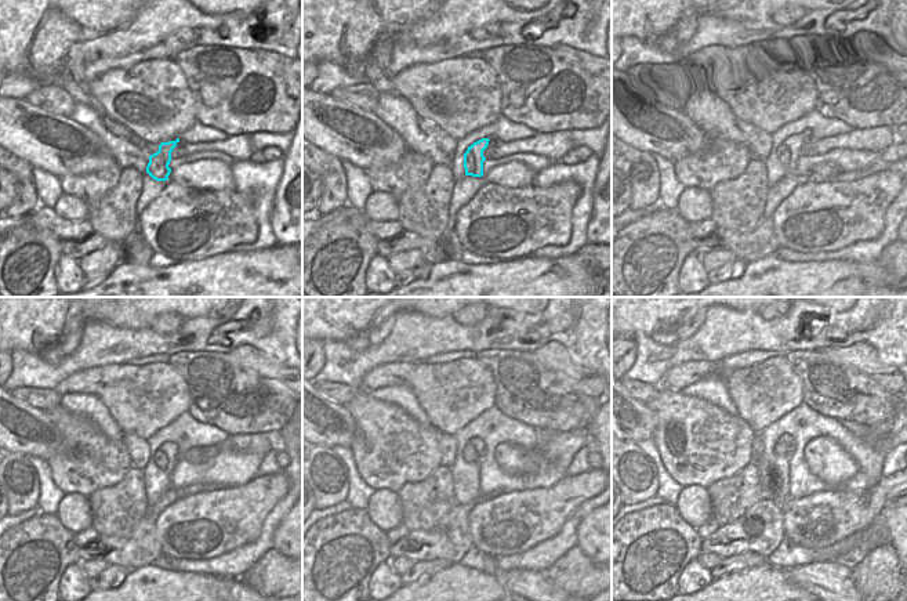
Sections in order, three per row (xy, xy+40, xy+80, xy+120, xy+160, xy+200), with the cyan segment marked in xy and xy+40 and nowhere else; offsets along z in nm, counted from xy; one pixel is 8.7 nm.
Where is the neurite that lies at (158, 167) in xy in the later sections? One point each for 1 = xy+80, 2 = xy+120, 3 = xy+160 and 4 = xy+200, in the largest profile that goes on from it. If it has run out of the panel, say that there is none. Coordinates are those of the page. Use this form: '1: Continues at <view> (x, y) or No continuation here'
1: Continues at xy+80 (790, 149)
2: Continues at xy+120 (169, 451)
3: Continues at xy+160 (476, 446)
4: Continues at xy+200 (786, 448)

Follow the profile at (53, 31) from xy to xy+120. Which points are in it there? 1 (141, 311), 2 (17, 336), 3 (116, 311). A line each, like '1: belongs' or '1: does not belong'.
1: belongs
2: belongs
3: belongs

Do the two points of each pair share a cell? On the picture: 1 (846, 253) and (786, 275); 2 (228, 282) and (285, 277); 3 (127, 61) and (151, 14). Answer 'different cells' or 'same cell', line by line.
1: different cells
2: same cell
3: different cells

